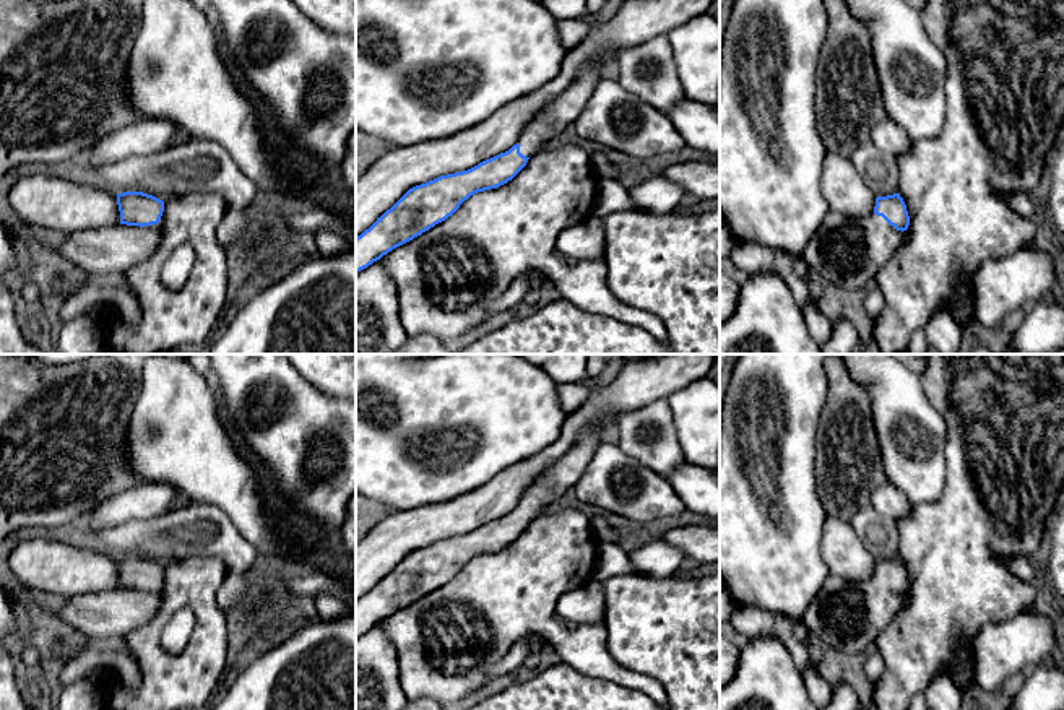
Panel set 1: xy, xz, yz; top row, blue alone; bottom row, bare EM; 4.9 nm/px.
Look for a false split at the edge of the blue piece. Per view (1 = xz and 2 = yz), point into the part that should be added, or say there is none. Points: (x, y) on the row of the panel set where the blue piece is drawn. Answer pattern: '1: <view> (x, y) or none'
1: xz (532, 121)
2: yz (852, 244)

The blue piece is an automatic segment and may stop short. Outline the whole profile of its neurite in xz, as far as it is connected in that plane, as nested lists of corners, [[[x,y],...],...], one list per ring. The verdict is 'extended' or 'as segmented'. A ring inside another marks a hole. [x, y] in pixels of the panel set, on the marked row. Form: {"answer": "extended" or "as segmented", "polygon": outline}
{"answer": "extended", "polygon": [[[624,0],[616,16],[569,50],[560,71],[543,88],[508,101],[489,119],[447,138],[393,146],[356,177],[356,271],[380,260],[452,216],[471,195],[512,180],[531,156],[564,133],[591,97],[599,70],[617,55],[690,18],[708,13],[713,0]]]}

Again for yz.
{"answer": "extended", "polygon": [[[832,151],[820,187],[830,211],[801,258],[830,284],[867,289],[905,242],[906,205],[900,193],[877,197],[851,158]]]}

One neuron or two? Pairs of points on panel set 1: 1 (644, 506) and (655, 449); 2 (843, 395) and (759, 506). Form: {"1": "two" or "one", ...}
{"1": "two", "2": "two"}

